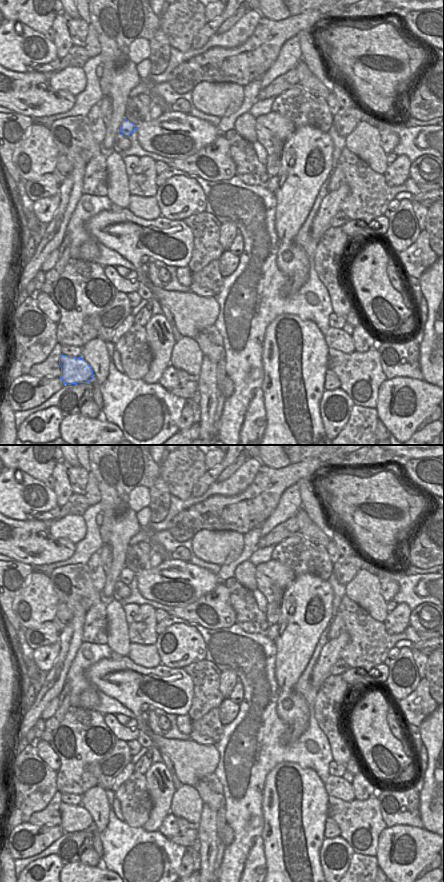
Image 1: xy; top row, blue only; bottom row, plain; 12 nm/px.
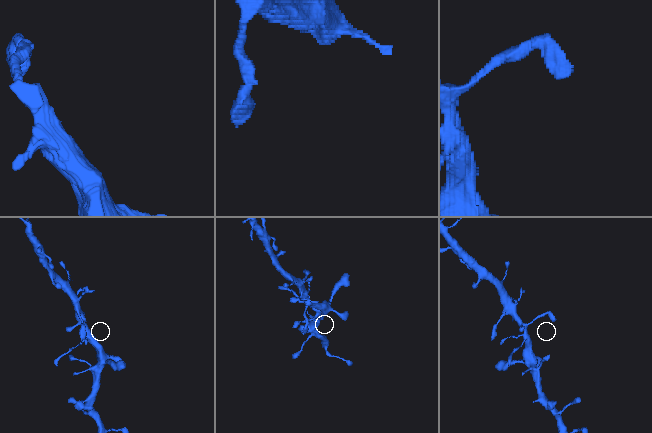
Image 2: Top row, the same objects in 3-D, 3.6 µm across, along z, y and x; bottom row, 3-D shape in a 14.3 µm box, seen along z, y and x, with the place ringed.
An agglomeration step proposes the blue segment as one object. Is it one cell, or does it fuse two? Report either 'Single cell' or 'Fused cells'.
Single cell

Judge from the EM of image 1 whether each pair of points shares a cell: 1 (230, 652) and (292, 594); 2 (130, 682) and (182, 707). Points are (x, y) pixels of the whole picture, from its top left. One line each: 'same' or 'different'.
1: different
2: same

